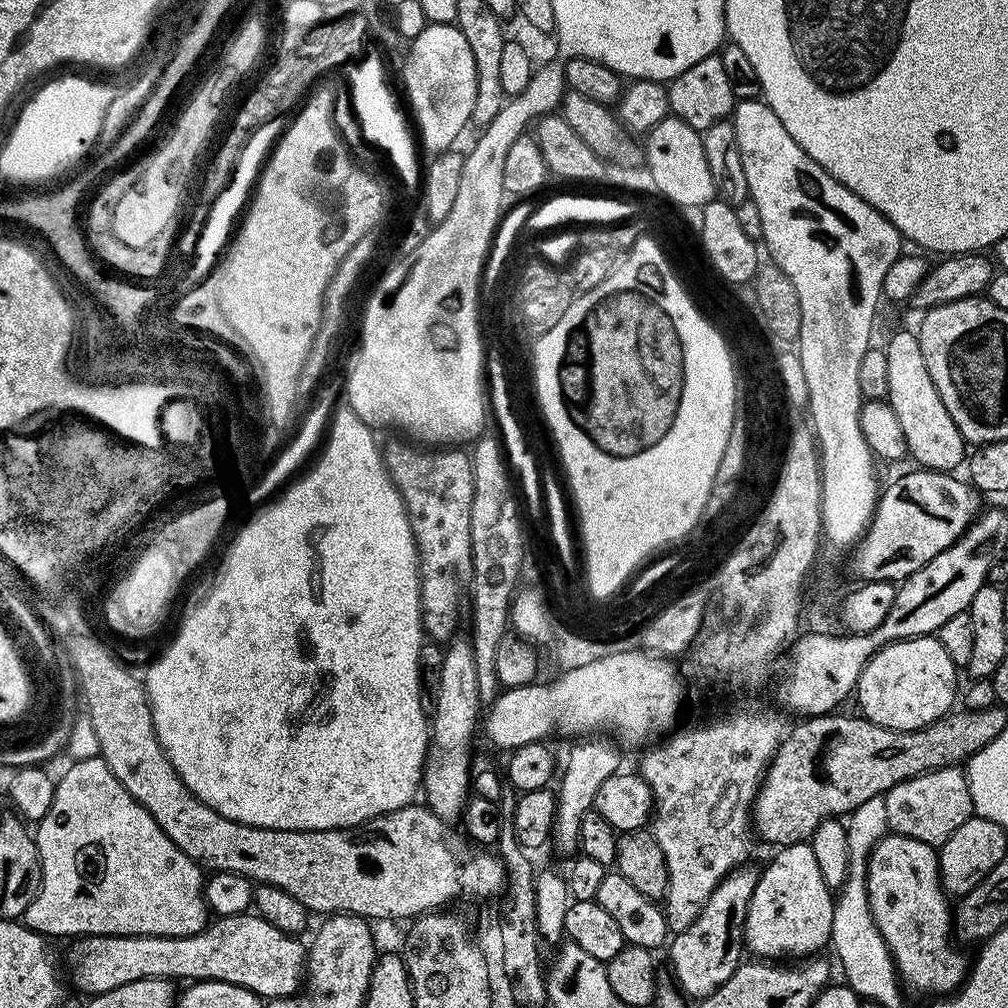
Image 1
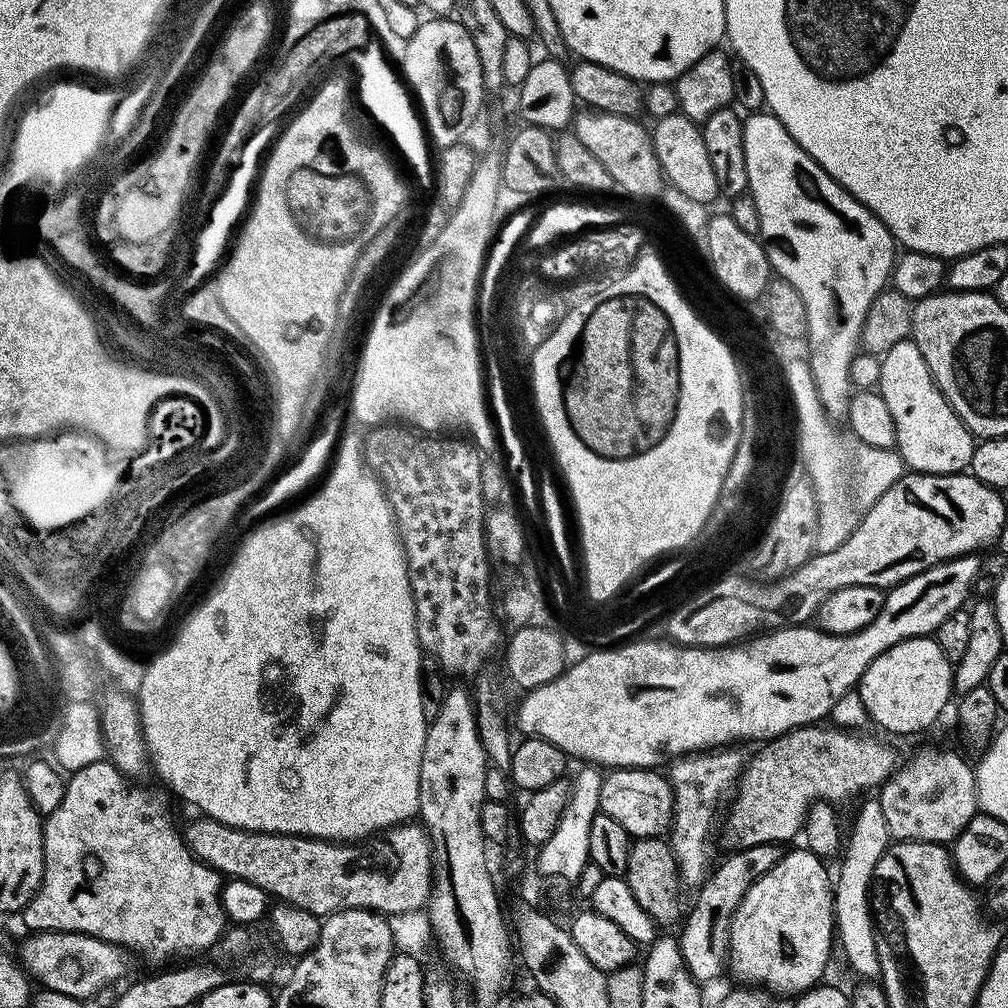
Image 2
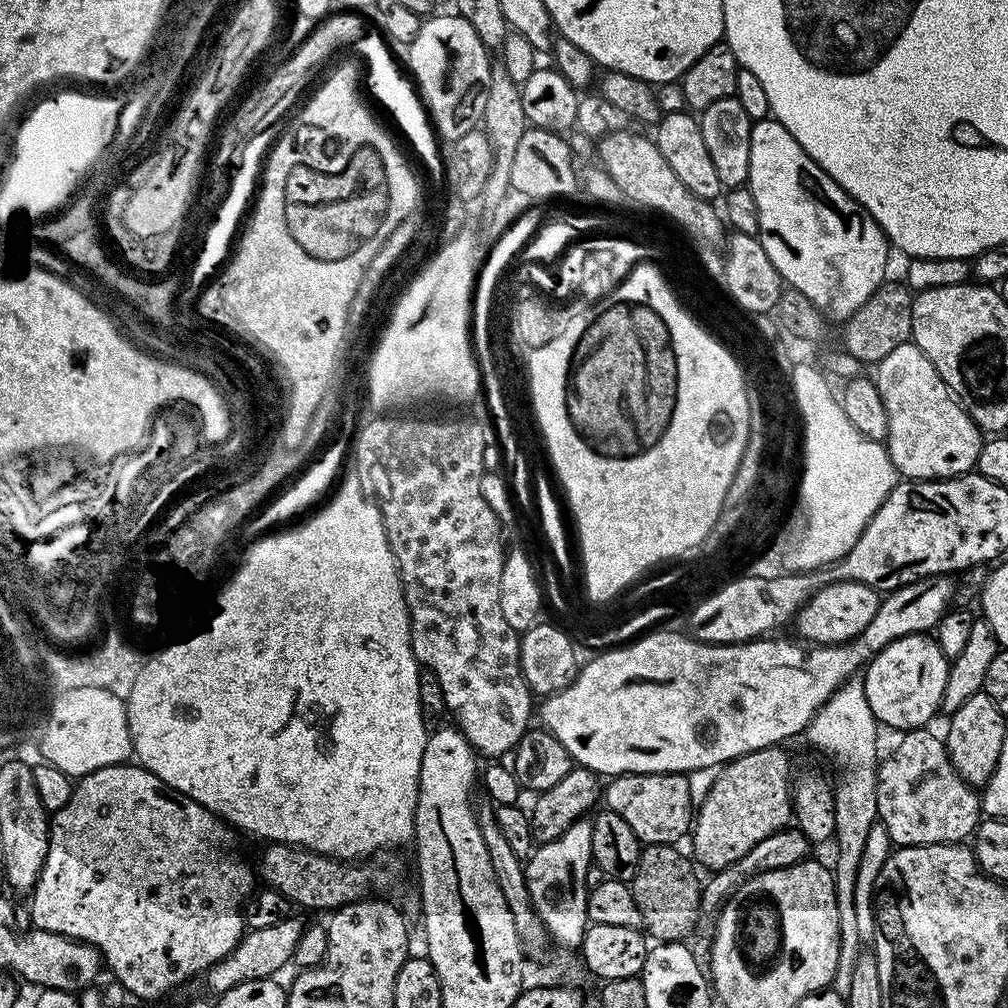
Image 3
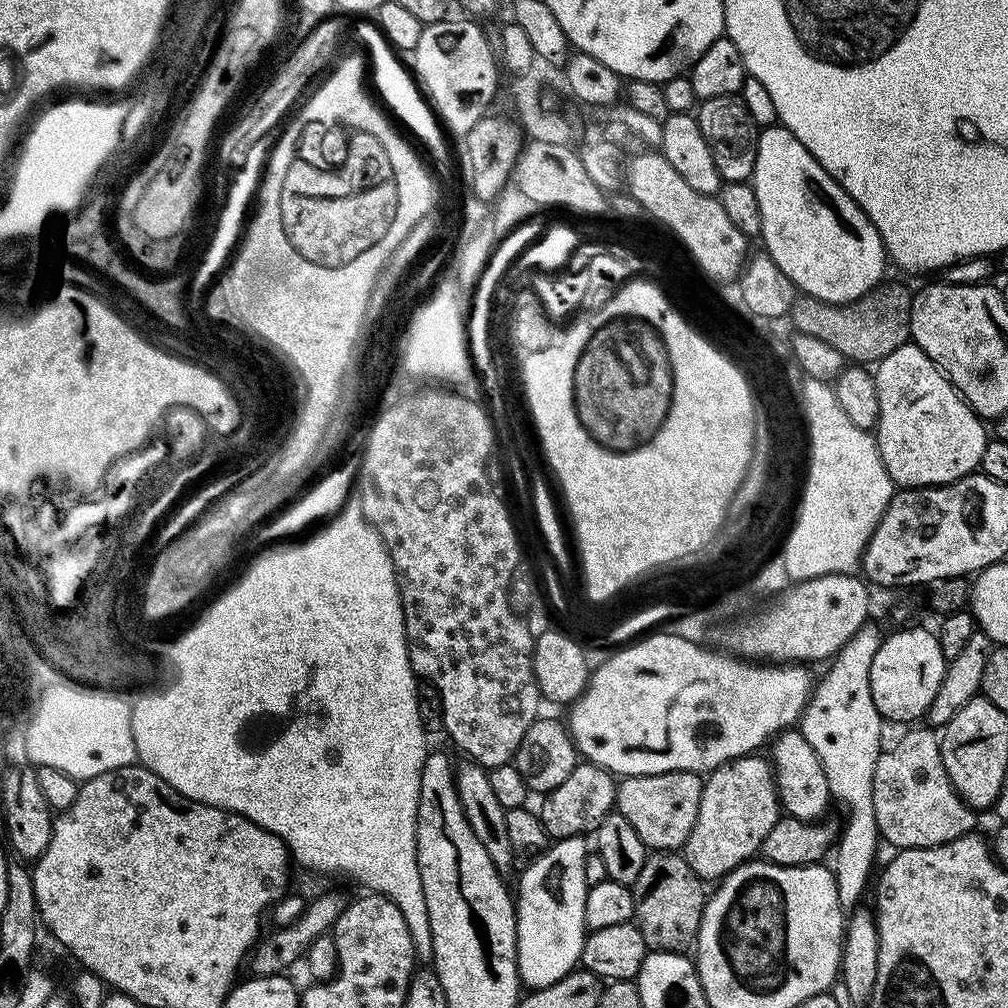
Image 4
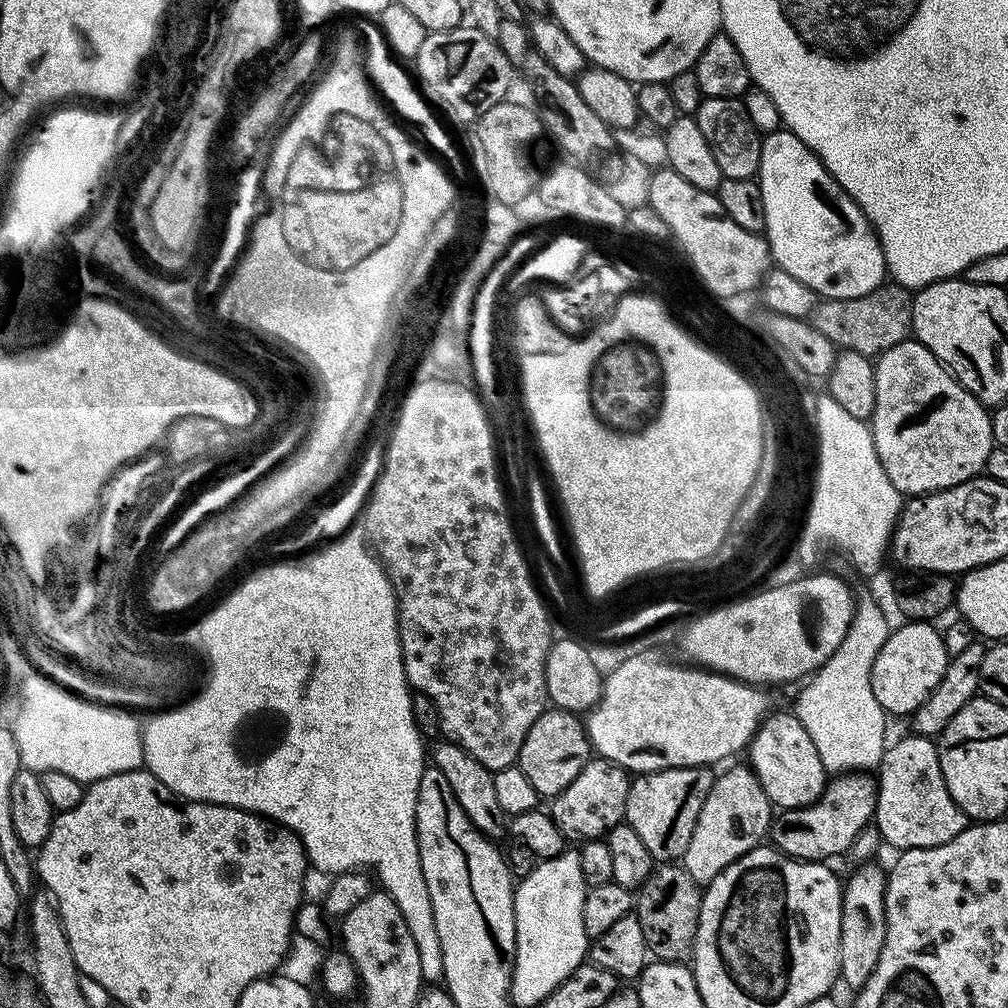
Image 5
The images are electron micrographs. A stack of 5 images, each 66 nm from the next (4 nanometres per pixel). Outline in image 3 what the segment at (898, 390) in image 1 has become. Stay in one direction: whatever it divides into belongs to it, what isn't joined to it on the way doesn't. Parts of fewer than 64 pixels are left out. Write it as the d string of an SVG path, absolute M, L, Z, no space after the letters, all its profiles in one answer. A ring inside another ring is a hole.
M909 342L898 346L898 350L890 350L890 354L886 354L886 358L875 365L874 372L876 389L888 419L886 447L897 473L910 480L948 480L952 476L971 473L976 467L982 433L965 414L963 406L953 396L946 382L942 382L930 358L926 358L920 348Z

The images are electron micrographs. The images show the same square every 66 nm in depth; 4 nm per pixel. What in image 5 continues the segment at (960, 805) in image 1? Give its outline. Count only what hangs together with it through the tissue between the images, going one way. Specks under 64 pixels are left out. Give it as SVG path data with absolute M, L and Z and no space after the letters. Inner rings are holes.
M907 735L897 744L889 743L884 749L878 767L874 817L874 827L881 841L900 852L942 846L942 842L958 838L958 834L962 834L962 830L970 823L946 790L939 747L929 737Z

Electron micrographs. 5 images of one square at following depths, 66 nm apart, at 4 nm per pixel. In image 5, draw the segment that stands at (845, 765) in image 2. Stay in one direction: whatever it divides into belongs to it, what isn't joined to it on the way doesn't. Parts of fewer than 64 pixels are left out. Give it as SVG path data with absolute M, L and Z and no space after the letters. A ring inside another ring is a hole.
M743 767L728 768L713 779L710 794L706 794L706 802L702 802L698 822L694 822L694 834L690 834L682 866L690 878L694 878L694 882L701 886L714 882L714 878L718 878L726 866L738 862L738 858L763 841L760 840L763 836L765 839L769 835L774 805L766 790L762 790L762 782L758 782L751 767Z

